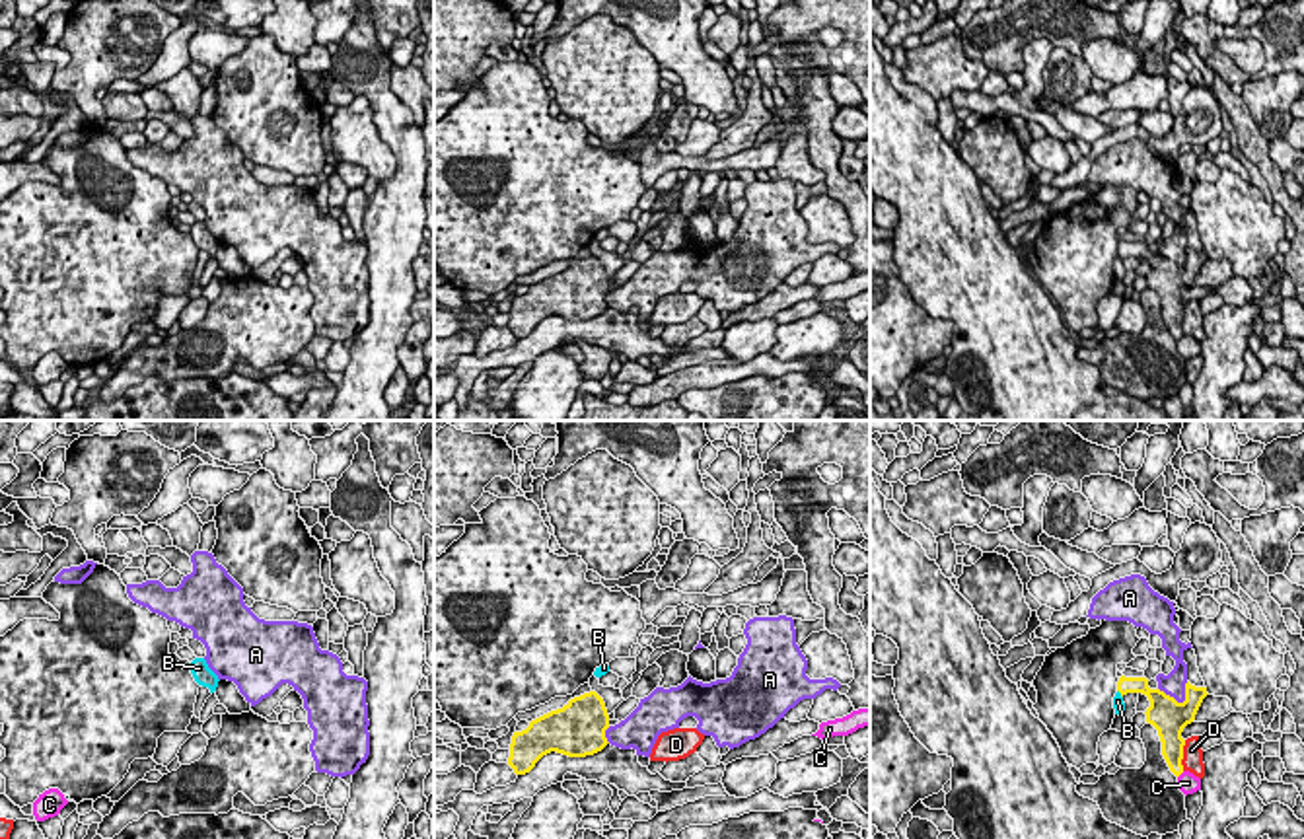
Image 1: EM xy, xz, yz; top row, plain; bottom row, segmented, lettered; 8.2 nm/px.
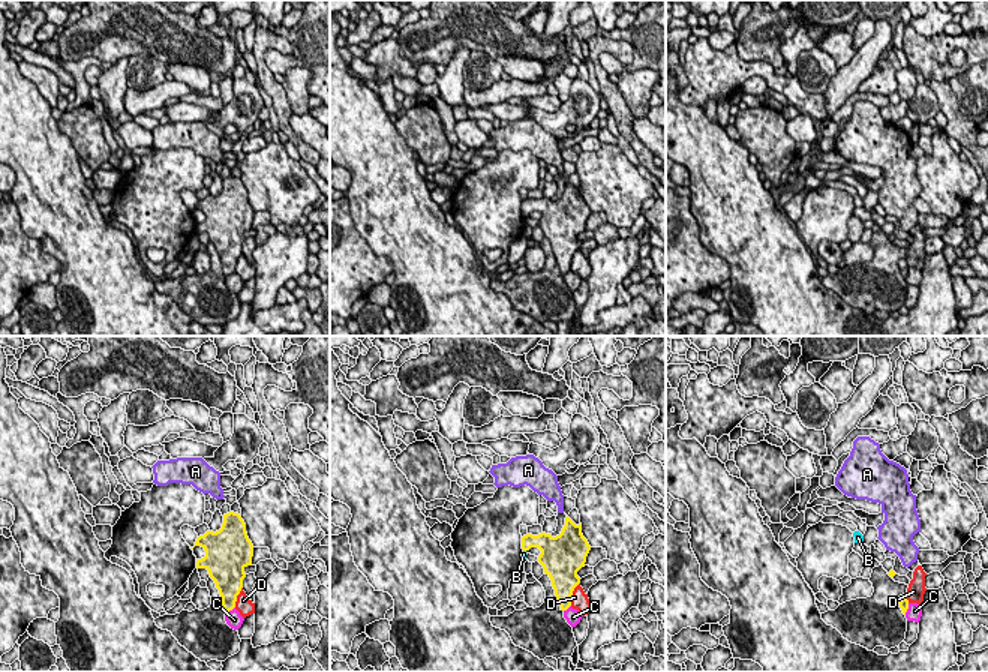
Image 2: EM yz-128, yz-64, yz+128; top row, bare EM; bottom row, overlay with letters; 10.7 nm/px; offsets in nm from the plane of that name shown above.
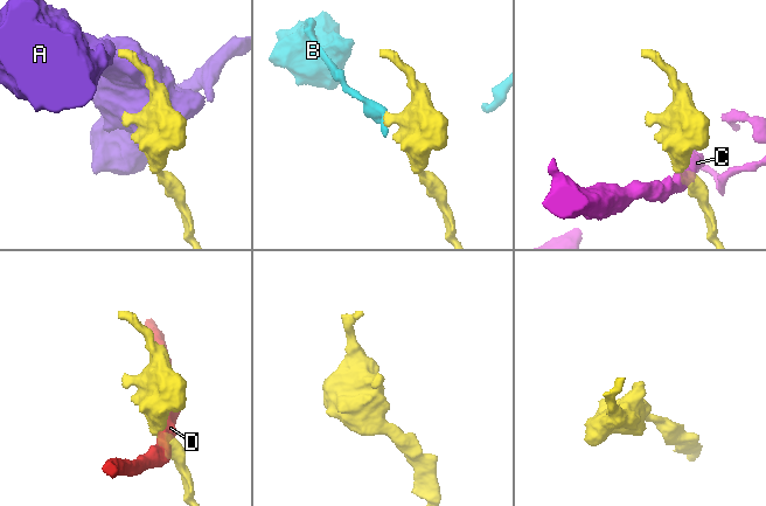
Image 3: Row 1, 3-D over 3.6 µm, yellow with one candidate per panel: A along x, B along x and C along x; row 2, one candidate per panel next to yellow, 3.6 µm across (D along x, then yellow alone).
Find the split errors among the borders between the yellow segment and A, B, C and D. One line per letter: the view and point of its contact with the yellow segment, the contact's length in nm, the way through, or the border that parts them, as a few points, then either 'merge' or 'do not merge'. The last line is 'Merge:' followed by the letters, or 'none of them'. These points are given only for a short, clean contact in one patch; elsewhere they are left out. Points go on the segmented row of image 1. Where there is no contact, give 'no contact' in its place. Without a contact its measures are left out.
A: yz (1180, 703) | 260 nm | do not merge
B: yz (1120, 692) | 90 nm | along yz (1118, 690), (1122, 697) | do not merge
C: yz (1180, 773) | 80 nm | do not merge
D: yz (1182, 756) | 260 nm | do not merge
Merge: none of them

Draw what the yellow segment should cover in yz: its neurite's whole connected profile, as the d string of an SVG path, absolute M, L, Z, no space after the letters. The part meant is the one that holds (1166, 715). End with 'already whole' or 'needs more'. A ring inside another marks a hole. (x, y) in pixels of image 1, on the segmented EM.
M1121 675L1117 681L1117 691L1127 693L1142 693L1148 697L1150 707L1146 709L1146 722L1158 730L1162 742L1162 755L1170 767L1170 771L1179 777L1183 773L1183 746L1185 740L1181 732L1187 724L1195 720L1195 714L1209 695L1207 687L1195 687L1189 681L1185 683L1185 701L1177 703L1174 697L1166 695L1160 689L1150 689L1146 677L1125 677Z | already whole

